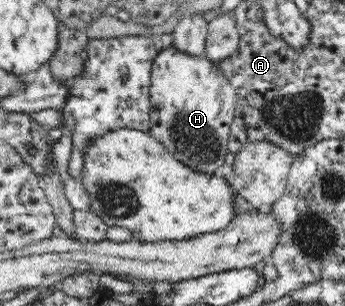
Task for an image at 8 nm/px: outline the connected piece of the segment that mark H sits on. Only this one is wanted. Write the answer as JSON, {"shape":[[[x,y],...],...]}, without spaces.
{"shape":[[[174,47],[164,48],[152,66],[149,98],[152,107],[150,134],[169,150],[175,160],[185,166],[198,172],[219,173],[229,152],[227,144],[235,115],[237,93],[217,64],[205,56],[189,56]]]}

